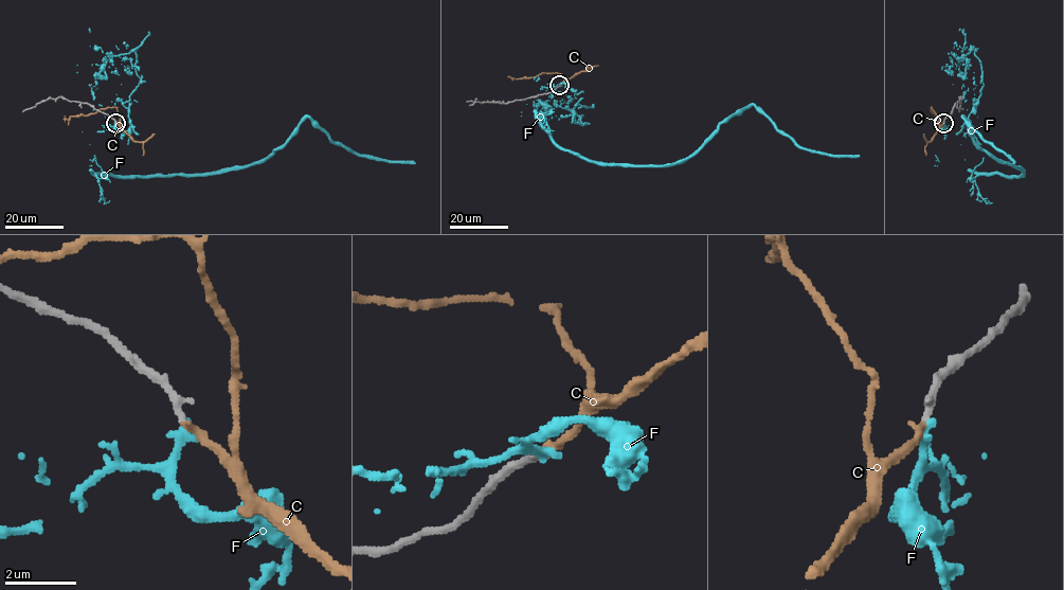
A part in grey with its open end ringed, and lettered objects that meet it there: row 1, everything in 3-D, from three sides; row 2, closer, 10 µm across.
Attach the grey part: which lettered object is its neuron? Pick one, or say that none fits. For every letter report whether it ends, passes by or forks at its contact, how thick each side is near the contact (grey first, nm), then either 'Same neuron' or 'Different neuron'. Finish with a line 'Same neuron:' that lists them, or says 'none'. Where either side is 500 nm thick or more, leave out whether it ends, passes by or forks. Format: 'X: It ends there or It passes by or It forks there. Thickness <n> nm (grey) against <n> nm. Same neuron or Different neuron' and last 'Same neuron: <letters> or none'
C: It ends there. Thickness 240 nm (grey) against 200 nm. Same neuron
F: It ends there. Thickness 240 nm (grey) against 280 nm. Different neuron
Same neuron: C

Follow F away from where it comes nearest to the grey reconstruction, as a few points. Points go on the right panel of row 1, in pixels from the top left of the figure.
F: (943, 122), (944, 131), (961, 144), (968, 168), (1007, 176), (1024, 173), (981, 149), (962, 117), (1014, 163)

